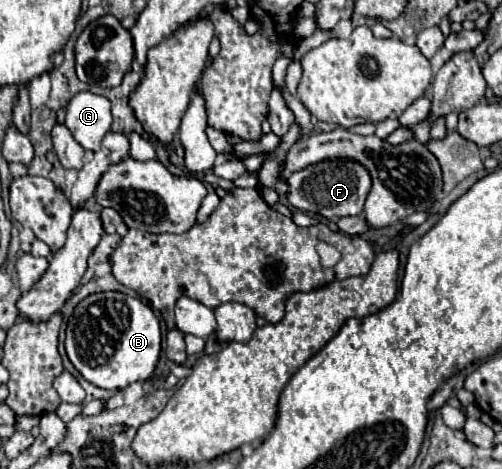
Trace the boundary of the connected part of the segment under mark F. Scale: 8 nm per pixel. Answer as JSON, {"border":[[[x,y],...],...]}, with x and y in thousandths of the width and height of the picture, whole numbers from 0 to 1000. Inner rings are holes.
{"border":[[[649,341],[649,345],[633,345],[625,354],[614,354],[598,367],[578,371],[574,392],[578,392],[574,431],[586,443],[594,443],[618,461],[633,456],[637,465],[665,465],[665,461],[681,465],[681,461],[721,456],[741,388],[737,388],[733,367],[713,345]],[[629,375],[633,375],[633,392],[629,392]]]}

